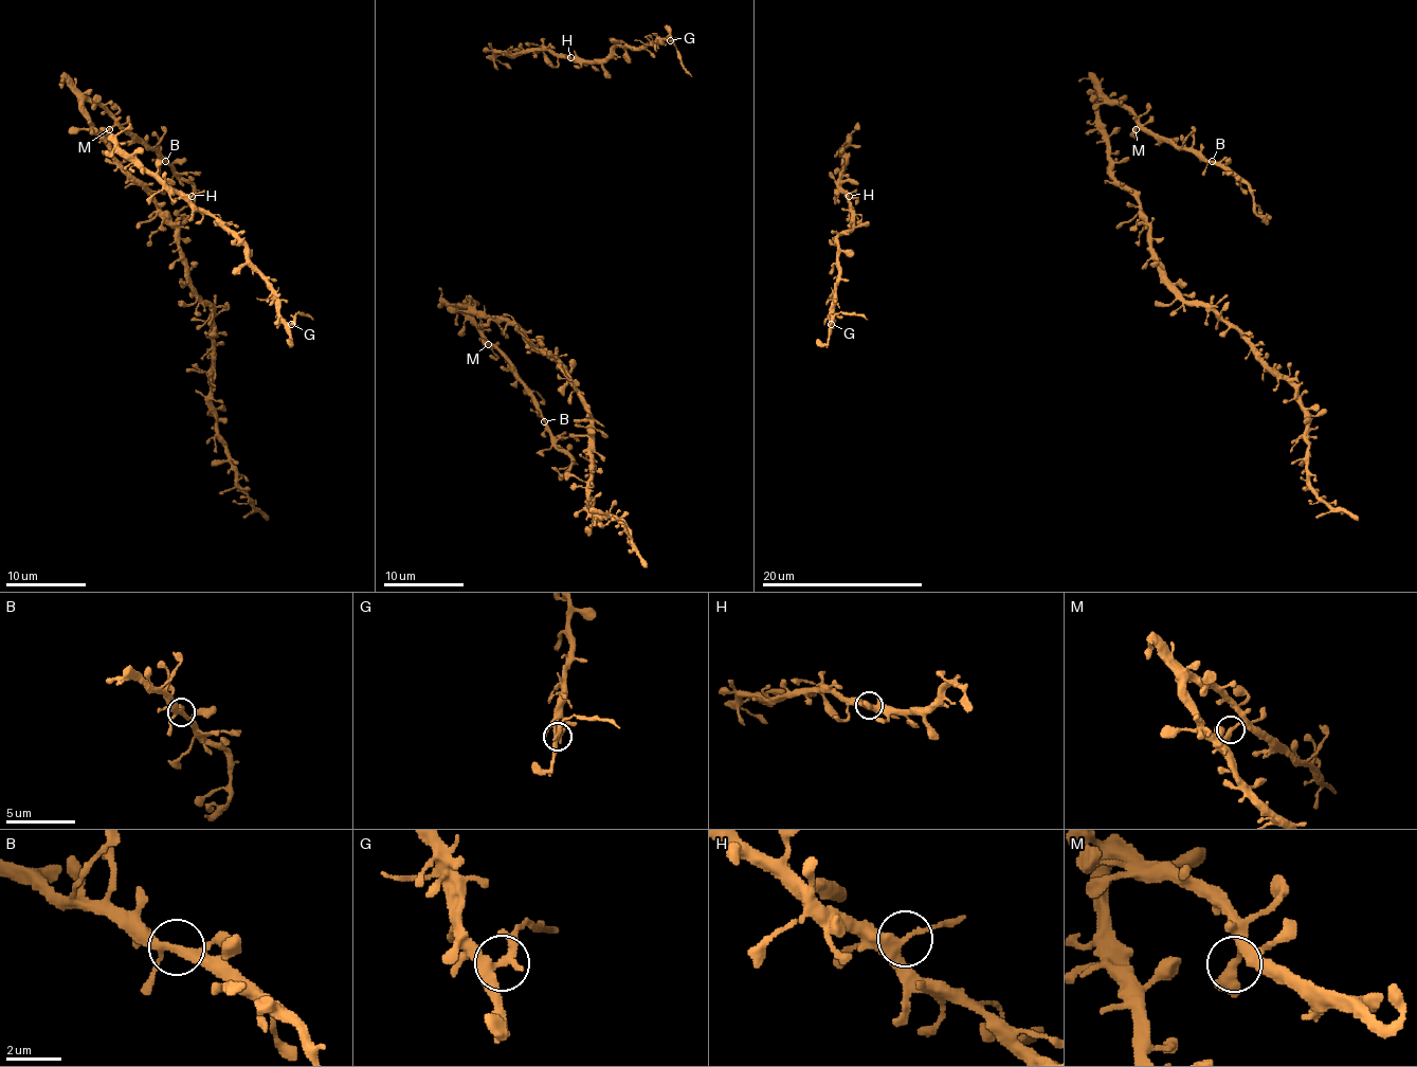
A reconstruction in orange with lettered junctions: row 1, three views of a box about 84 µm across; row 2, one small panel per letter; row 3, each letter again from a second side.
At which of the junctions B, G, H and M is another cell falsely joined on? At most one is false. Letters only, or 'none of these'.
G

